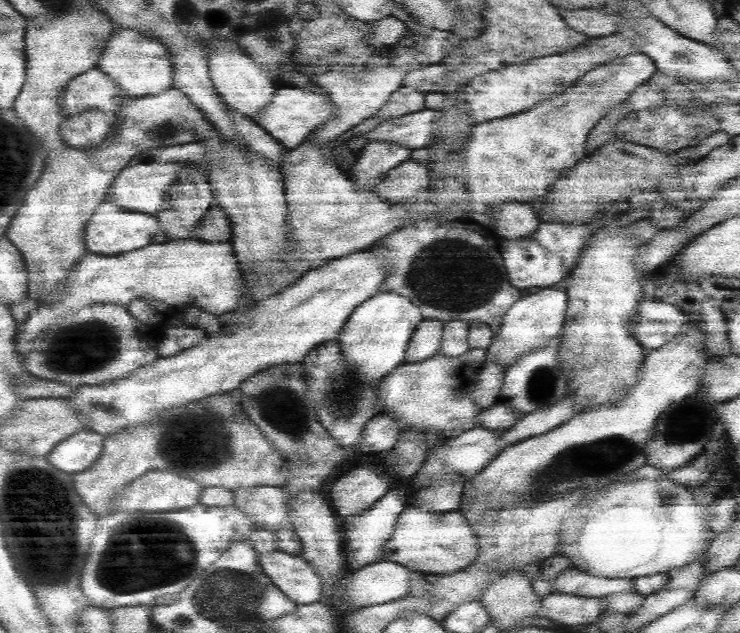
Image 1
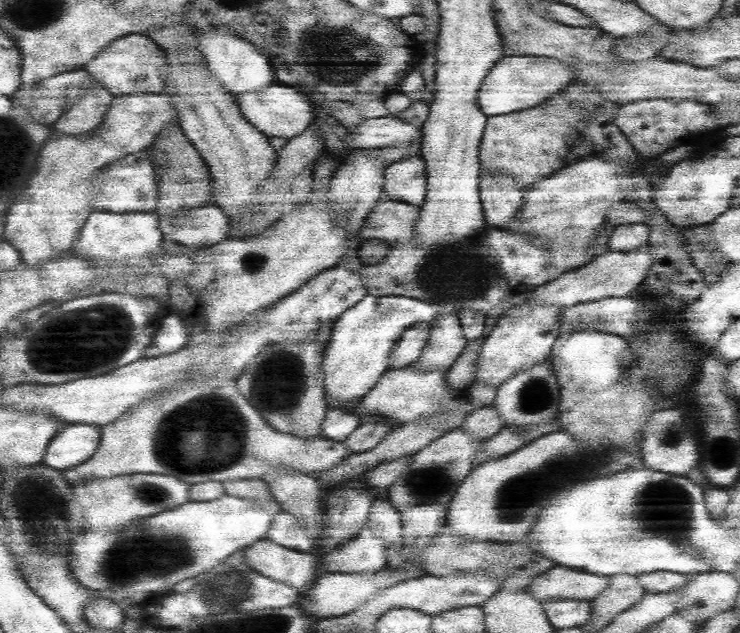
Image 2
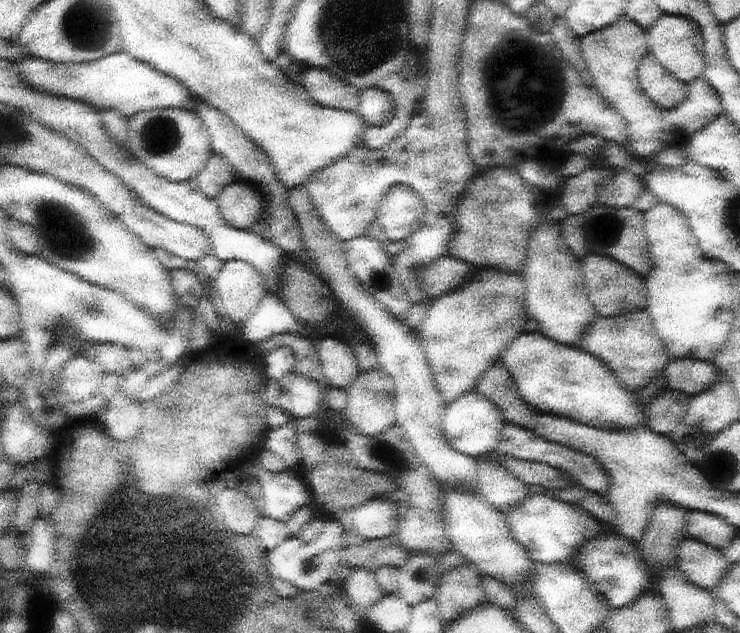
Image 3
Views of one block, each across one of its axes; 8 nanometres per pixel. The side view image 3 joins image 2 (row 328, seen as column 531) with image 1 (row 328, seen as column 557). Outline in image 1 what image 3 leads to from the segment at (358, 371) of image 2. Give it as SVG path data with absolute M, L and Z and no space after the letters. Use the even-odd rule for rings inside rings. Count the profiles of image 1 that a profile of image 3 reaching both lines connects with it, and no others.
M380 292L359 304L341 328L338 342L342 346L343 362L358 366L372 378L383 378L405 362L406 349L412 333L425 319L411 300L394 292Z

